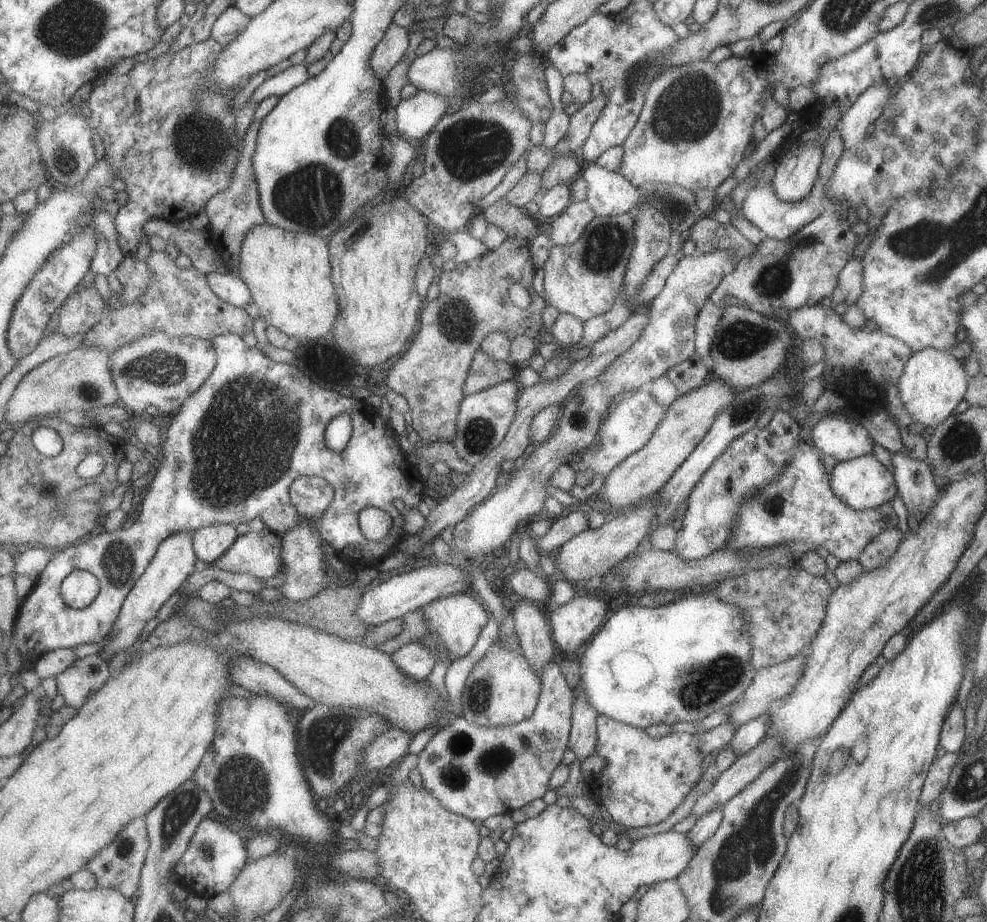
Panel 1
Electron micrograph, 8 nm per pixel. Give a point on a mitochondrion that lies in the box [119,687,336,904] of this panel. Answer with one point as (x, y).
(241, 786)

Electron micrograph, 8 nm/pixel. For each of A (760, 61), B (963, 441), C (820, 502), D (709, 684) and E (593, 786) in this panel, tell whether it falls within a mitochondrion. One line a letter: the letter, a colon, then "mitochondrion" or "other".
A: other
B: mitochondrion
C: other
D: mitochondrion
E: other

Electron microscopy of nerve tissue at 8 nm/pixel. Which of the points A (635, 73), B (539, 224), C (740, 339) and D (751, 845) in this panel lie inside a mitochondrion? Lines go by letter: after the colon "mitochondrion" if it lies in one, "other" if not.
A: mitochondrion
B: other
C: mitochondrion
D: mitochondrion

